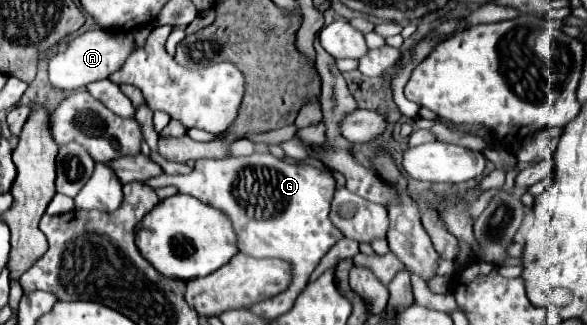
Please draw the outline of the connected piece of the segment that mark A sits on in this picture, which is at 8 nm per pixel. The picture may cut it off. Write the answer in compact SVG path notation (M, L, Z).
M97 29L87 31L83 35L77 35L69 41L67 49L63 53L57 53L49 61L49 81L57 89L75 91L79 87L85 87L93 81L107 79L111 73L115 73L127 59L127 55L135 49L133 33L119 31L119 29Z

